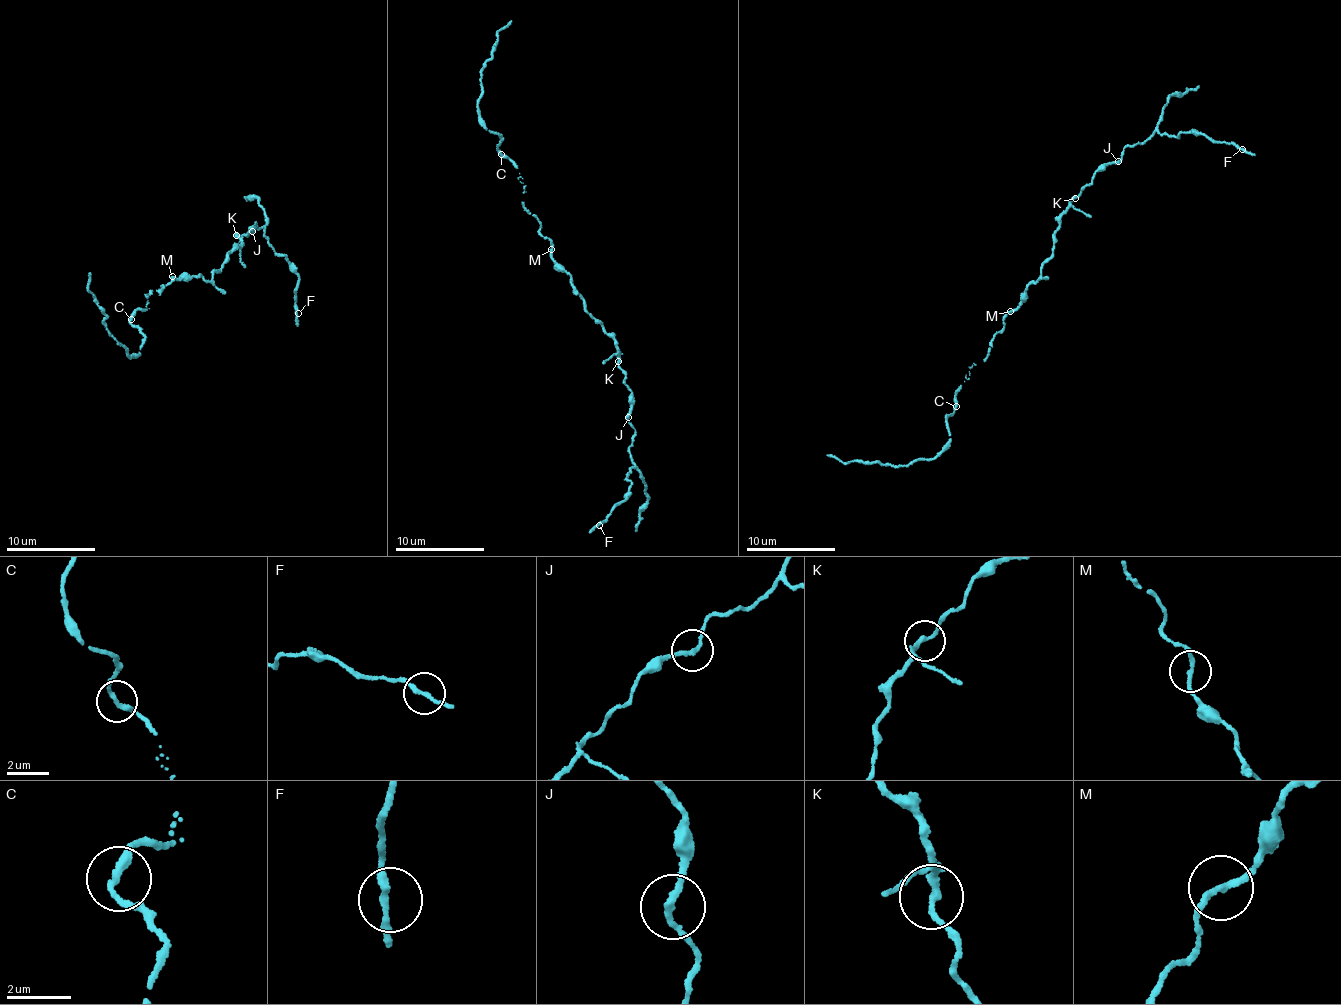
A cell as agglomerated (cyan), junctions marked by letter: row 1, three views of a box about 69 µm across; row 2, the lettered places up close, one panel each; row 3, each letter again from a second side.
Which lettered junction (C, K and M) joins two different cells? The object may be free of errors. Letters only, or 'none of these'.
none of these

